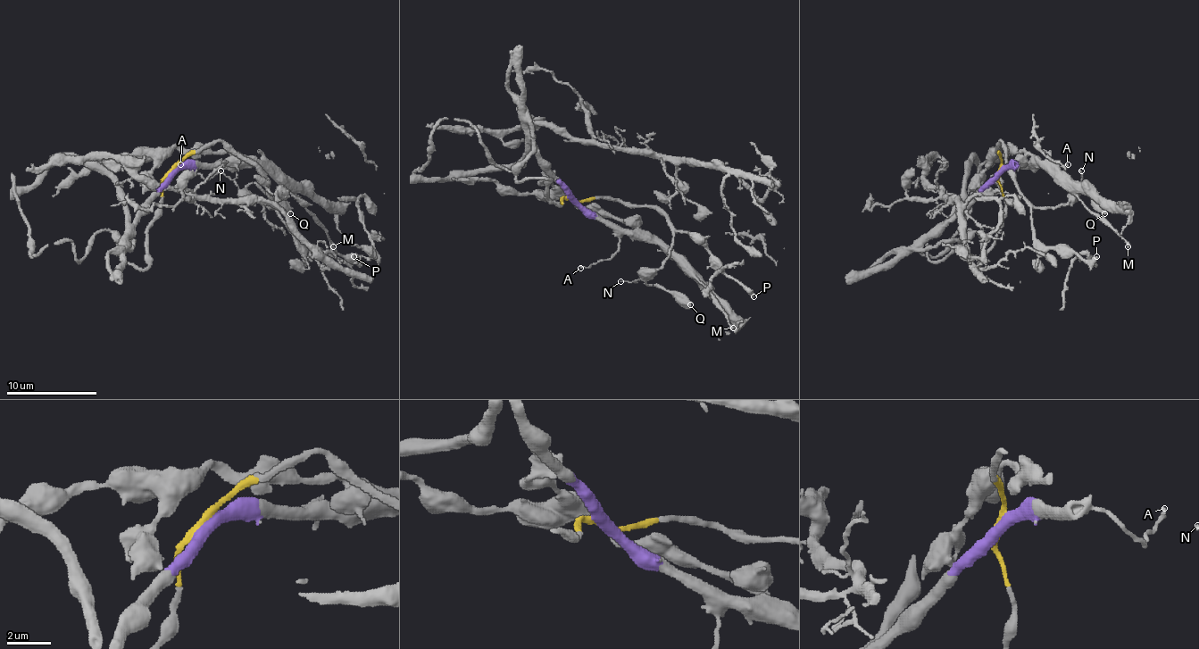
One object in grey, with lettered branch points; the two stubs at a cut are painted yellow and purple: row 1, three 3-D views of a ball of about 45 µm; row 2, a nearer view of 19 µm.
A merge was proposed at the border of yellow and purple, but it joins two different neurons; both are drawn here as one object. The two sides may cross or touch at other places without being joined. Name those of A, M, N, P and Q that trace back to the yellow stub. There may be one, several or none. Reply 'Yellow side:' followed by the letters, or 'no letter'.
Yellow side: N, P, Q

